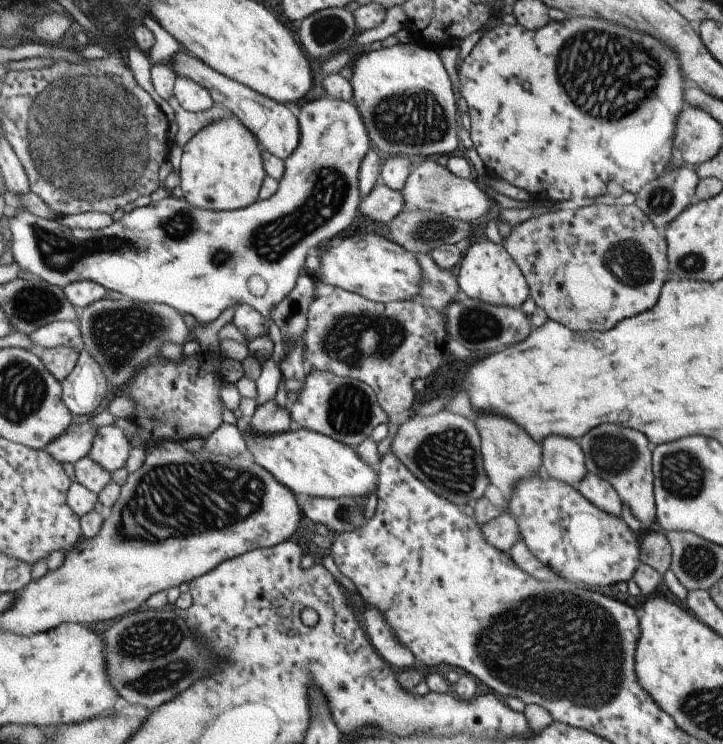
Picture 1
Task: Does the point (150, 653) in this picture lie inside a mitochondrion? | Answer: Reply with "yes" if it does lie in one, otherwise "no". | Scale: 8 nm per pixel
yes

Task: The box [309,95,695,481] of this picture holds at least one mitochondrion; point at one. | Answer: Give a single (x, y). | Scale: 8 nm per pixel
(356, 337)

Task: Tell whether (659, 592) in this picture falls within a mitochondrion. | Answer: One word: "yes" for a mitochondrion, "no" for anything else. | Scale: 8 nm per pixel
no

